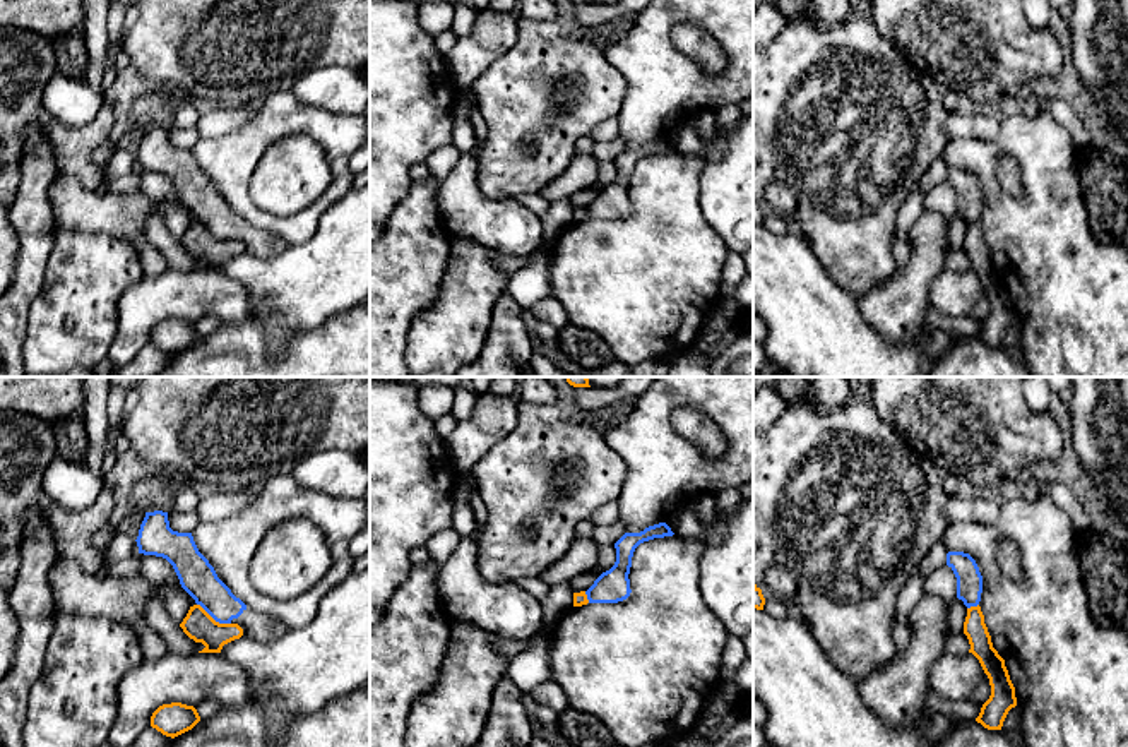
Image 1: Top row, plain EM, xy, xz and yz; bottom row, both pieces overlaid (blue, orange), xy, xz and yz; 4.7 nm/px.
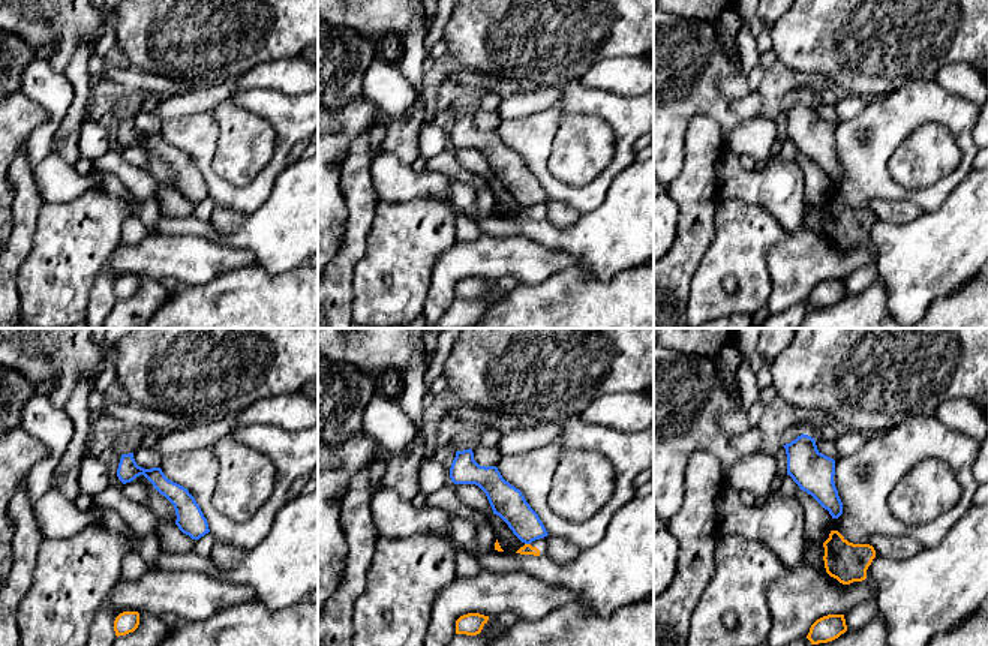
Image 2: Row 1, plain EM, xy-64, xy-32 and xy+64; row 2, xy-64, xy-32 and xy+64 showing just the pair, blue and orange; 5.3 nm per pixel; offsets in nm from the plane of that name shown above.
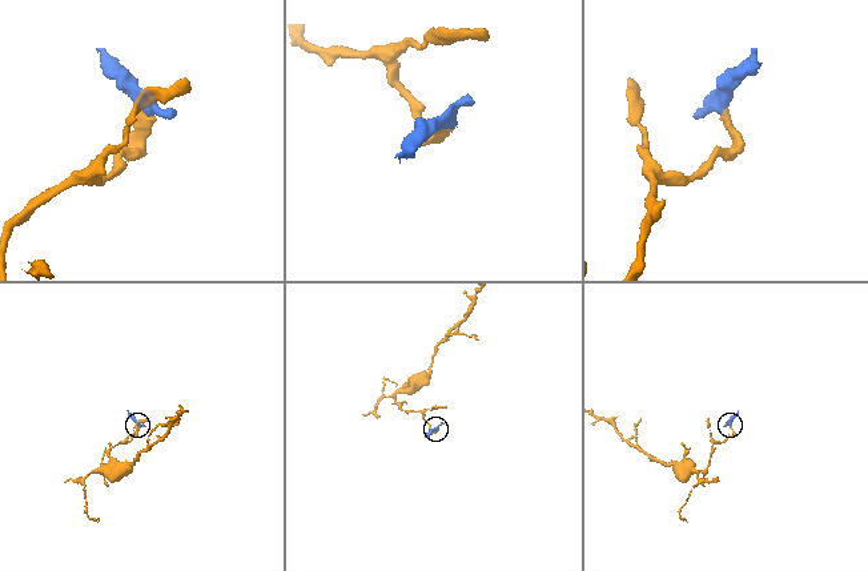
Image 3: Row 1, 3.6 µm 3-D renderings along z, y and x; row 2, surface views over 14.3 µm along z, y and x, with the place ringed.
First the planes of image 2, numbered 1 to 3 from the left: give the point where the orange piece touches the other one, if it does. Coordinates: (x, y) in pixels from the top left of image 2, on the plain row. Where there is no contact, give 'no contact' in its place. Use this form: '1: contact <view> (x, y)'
1: no contact
2: contact xy-32 (528, 207)
3: no contact

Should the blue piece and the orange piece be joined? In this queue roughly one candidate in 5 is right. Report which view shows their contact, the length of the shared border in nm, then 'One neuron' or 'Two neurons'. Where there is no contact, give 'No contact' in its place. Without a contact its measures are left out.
Touches blue in xy. Shared border 190 nm. Two neurons

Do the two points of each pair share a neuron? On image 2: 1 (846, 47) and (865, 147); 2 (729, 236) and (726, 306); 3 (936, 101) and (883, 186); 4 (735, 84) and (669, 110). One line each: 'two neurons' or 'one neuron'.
1: two neurons
2: one neuron
3: one neuron
4: two neurons

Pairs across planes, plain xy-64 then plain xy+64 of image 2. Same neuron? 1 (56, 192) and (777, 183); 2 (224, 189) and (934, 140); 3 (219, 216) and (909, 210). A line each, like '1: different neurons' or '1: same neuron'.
1: same neuron
2: different neurons
3: same neuron

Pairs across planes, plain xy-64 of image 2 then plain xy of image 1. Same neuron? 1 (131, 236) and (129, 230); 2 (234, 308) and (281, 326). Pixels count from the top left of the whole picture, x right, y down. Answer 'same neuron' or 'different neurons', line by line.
1: same neuron
2: different neurons

